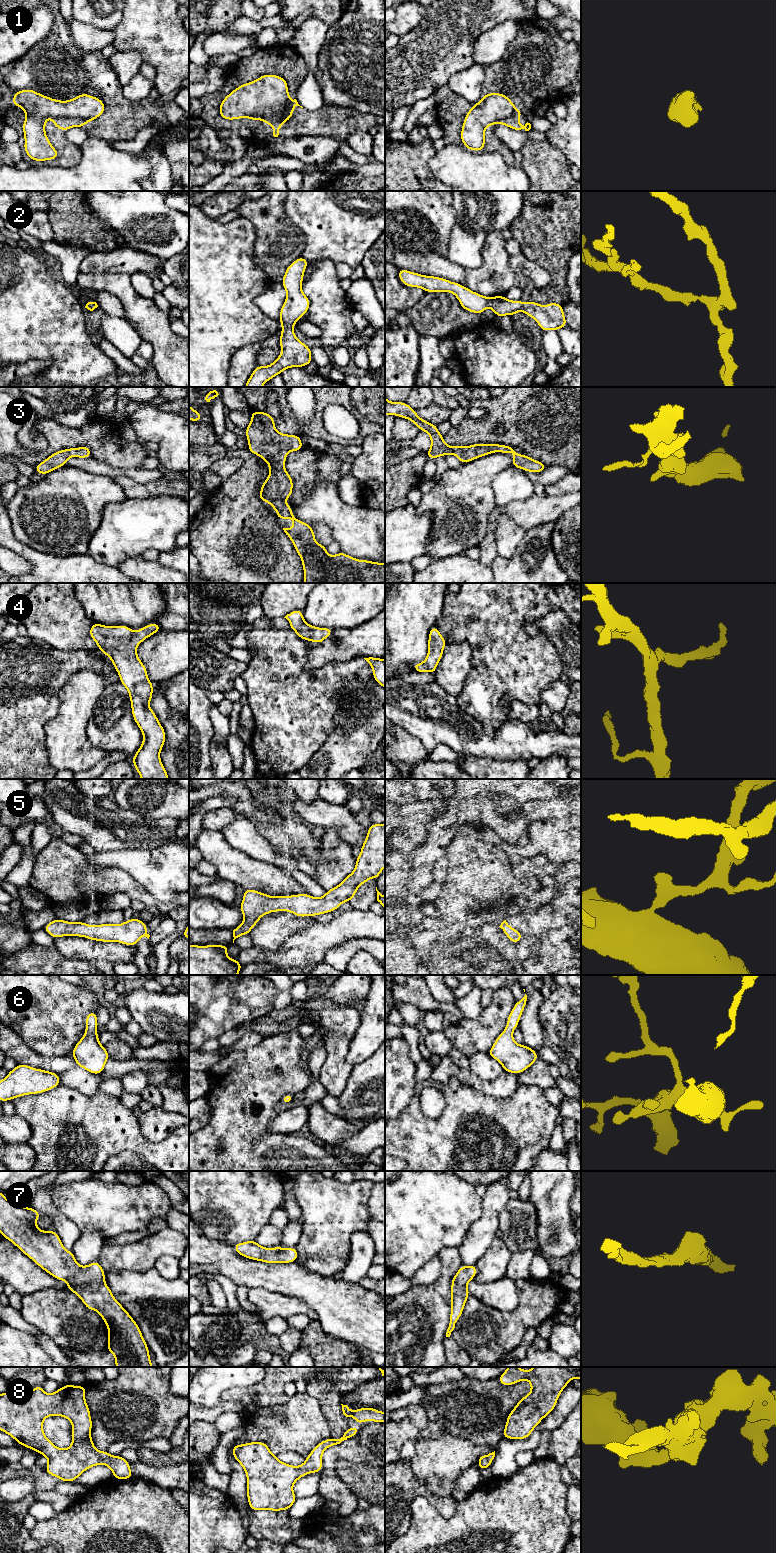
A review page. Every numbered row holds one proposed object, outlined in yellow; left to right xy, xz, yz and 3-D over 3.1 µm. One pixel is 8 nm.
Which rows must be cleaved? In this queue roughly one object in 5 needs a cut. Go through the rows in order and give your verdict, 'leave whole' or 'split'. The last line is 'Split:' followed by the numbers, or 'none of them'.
1: split
2: leave whole
3: leave whole
4: leave whole
5: leave whole
6: leave whole
7: leave whole
8: leave whole
Split: 1

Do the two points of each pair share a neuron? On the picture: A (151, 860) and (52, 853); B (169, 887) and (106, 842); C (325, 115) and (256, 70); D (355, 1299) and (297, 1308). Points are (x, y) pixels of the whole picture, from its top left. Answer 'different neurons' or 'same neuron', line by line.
A: different neurons
B: different neurons
C: same neuron
D: different neurons

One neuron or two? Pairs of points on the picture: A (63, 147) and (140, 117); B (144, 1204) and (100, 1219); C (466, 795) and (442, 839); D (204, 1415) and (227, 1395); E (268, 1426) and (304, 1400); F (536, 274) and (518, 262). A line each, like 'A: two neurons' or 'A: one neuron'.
A: one neuron
B: one neuron
C: one neuron
D: two neurons
E: one neuron
F: one neuron

